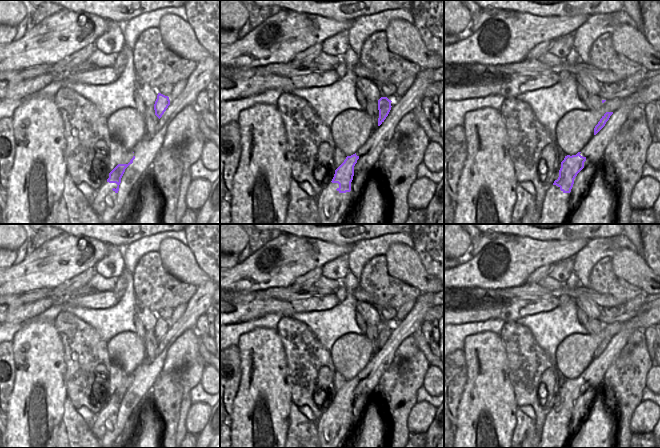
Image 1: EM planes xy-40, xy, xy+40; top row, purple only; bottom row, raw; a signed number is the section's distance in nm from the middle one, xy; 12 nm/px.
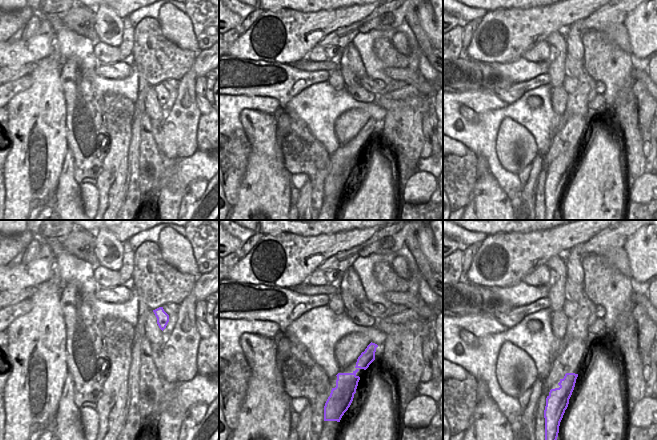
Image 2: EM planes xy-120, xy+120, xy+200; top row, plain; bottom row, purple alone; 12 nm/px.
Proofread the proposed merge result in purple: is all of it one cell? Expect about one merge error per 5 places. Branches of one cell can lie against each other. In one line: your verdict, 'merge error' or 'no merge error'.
no merge error

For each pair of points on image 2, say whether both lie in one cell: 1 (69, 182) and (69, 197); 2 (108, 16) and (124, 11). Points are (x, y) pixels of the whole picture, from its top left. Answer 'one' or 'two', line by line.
1: one
2: two

